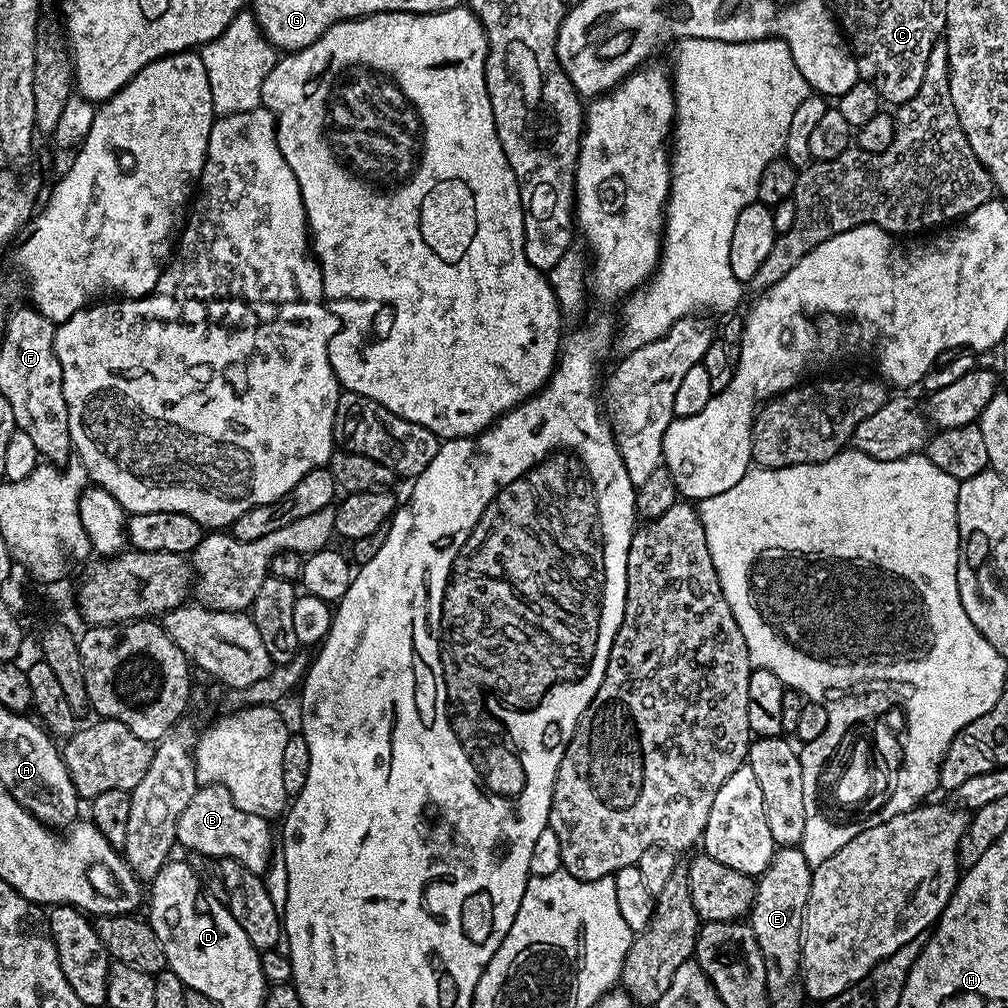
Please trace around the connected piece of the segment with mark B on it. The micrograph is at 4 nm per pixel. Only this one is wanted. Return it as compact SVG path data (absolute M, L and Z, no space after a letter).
M205 784L197 787L194 798L182 810L176 827L176 842L189 853L201 852L203 856L233 860L246 870L264 874L274 853L272 830L269 821L257 814L248 814L234 804L229 790L220 784Z

